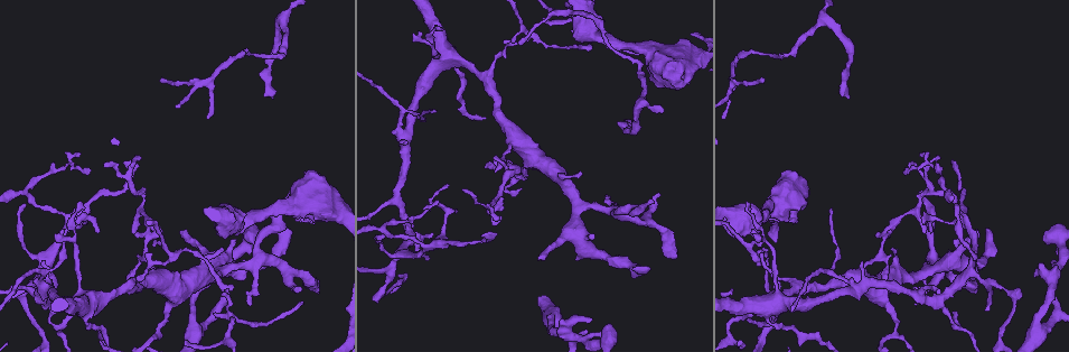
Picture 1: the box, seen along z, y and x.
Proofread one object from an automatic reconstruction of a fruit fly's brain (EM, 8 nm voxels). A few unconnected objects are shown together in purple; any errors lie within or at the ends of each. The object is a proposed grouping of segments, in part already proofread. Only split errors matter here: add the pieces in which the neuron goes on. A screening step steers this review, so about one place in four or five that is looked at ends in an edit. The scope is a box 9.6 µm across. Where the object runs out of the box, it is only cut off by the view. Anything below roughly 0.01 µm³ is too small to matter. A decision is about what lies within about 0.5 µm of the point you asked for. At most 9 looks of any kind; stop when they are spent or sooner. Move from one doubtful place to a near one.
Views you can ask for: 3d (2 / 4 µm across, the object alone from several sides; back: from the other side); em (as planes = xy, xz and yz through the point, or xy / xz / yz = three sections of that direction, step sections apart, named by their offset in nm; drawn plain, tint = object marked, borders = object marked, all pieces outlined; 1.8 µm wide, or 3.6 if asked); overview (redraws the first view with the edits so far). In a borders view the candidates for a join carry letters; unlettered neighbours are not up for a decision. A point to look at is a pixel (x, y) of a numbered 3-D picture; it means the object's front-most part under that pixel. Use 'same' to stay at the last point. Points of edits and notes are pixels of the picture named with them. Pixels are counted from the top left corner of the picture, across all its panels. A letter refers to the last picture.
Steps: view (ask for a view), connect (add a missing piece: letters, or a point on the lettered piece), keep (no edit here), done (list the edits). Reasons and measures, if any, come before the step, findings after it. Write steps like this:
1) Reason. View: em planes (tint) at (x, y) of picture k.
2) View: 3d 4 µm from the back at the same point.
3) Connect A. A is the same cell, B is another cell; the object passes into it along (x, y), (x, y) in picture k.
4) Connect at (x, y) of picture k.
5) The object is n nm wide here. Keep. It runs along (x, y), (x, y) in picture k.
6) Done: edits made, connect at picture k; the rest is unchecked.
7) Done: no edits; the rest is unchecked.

Branch stops here. View: 3d 4 µm at (978, 231) of picture 1.

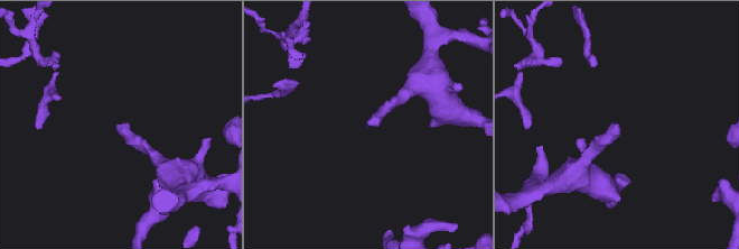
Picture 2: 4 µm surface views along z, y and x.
View: em planes (borders) at (617, 127) of picture 2.

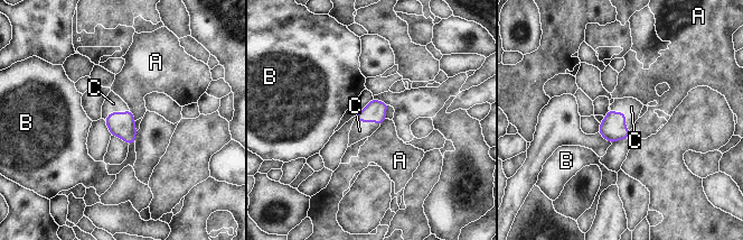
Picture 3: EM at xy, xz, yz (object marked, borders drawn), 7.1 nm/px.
Connect C. C is the same cell, A and B are other cells; the object passes into it along (612, 128), (624, 114), (631, 107) in picture 3; it goes on there.

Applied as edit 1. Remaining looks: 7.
View: overview.

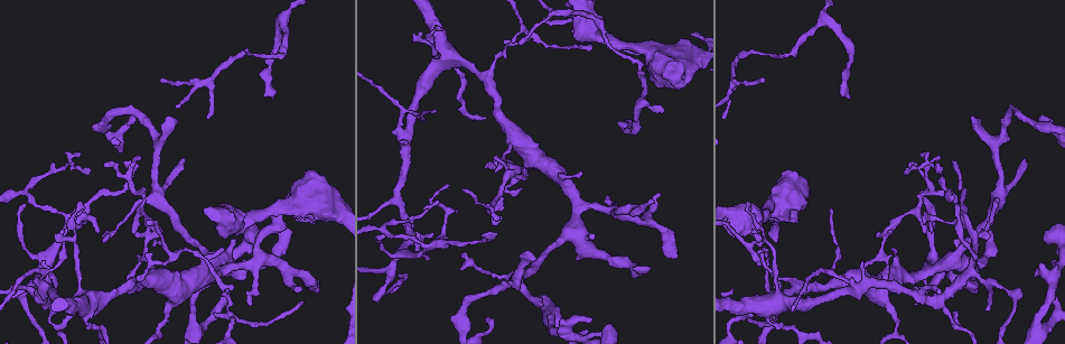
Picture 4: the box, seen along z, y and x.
Branch stops here. View: em xy step 4 (borders) at (230, 293) of picture 4.

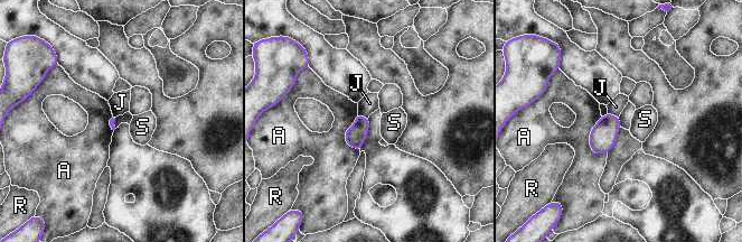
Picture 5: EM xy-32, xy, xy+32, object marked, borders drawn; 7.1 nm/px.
Cut it another way. View: em yz step 8 (borders) at the same point.

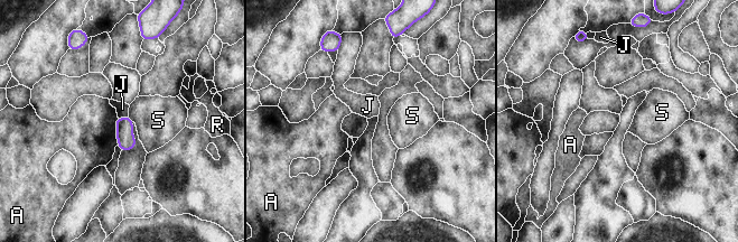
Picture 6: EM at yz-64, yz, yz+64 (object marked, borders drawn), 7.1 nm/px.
The longest contact is with A, 200 nm. Keep. A, J, R and S are other cells; a border runs along (128, 115), (118, 118) in picture 6; no lettered piece goes on from it.

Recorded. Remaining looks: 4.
View: em 3.6 µm planes (borders) at (590, 45) of picture 4.

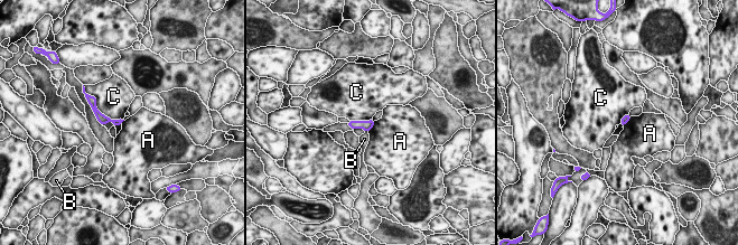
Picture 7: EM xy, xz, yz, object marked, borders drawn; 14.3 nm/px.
Keep. A, B and C are other cells; a border runs along (91, 95), (102, 113), (123, 120) in picture 7; none of them fits.

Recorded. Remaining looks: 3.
Thick end. View: em planes (tint) at (682, 79) of picture 4.

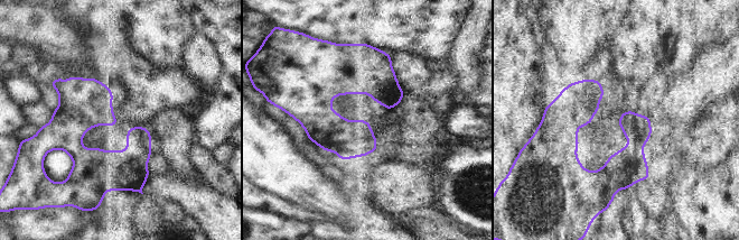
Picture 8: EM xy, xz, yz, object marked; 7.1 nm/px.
What lies round it. View: em planes (borders) at the same point.

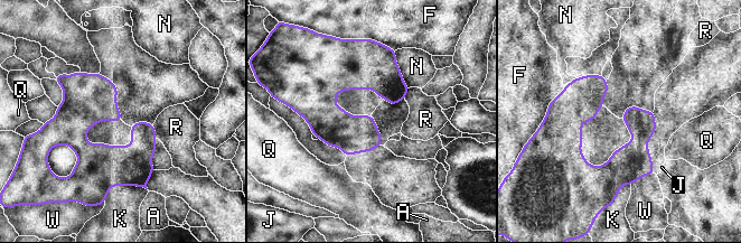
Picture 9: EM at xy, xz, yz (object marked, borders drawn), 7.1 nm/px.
Keep. A, F, J, K, N, Q, R and W are other cells; it runs along (555, 112), (590, 171), (650, 170) in picture 9; none of them fits.

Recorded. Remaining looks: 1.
Done: edits made, connect at picture 3; the rest is unchecked.

